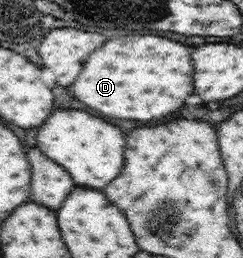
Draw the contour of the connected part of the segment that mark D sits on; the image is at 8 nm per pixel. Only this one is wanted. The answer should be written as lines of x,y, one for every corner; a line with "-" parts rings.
153,34
125,36
125,38
117,36
113,40
107,40
101,48
97,48
97,52
93,52
87,58
81,76
75,80
75,84
71,88
75,92
75,98
79,98
83,104
87,104
89,108
93,108
95,112
99,112
103,116
149,122
153,118
161,118
161,116
175,112
177,108
181,108
185,104
187,96
193,94
191,50
193,48
189,48
189,46
183,46
179,42
173,42
173,40
161,38
161,36
153,36

